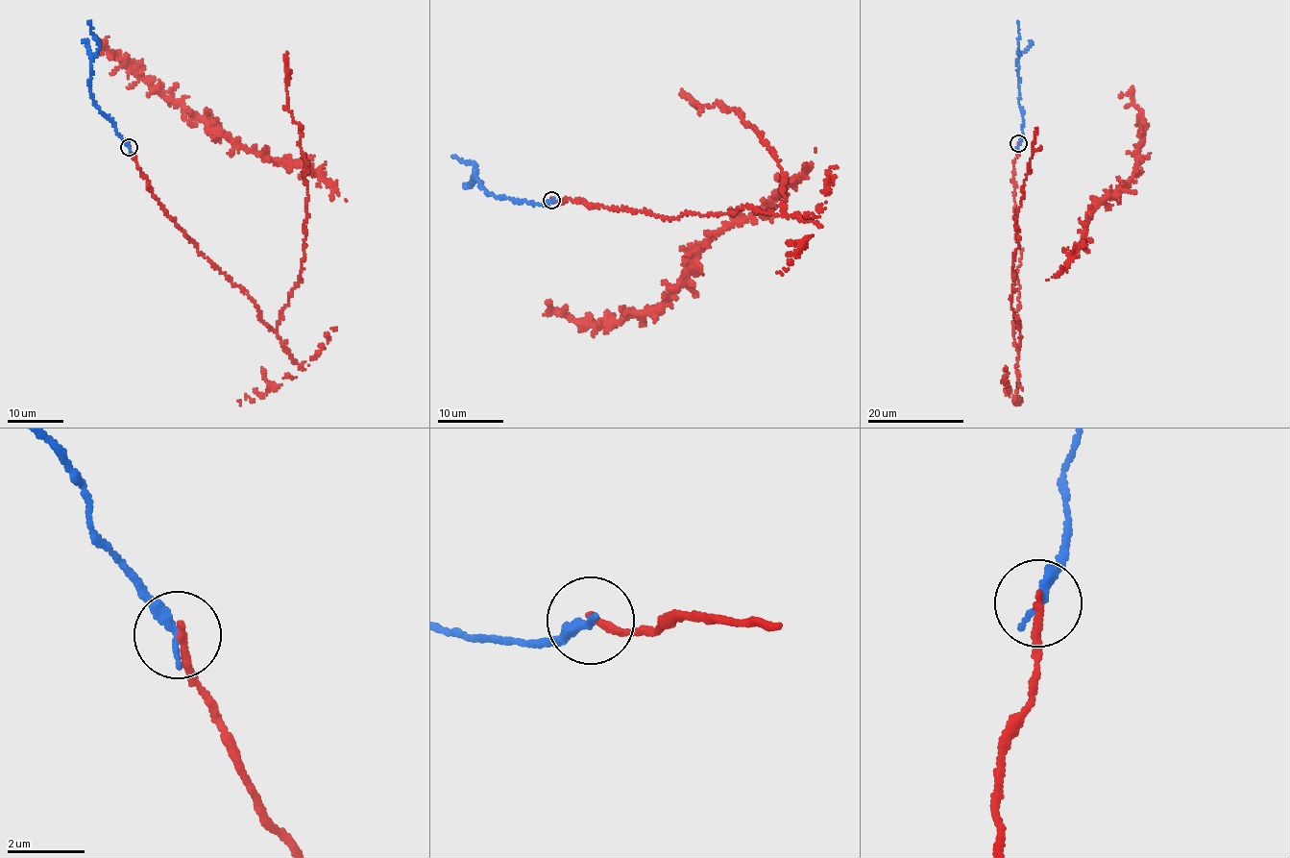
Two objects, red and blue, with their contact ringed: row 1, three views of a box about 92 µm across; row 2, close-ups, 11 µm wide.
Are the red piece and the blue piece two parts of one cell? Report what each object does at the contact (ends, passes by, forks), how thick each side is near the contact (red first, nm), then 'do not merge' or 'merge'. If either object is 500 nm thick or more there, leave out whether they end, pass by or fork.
red ends; blue ends; calibres 190 and 280 nm; merge

